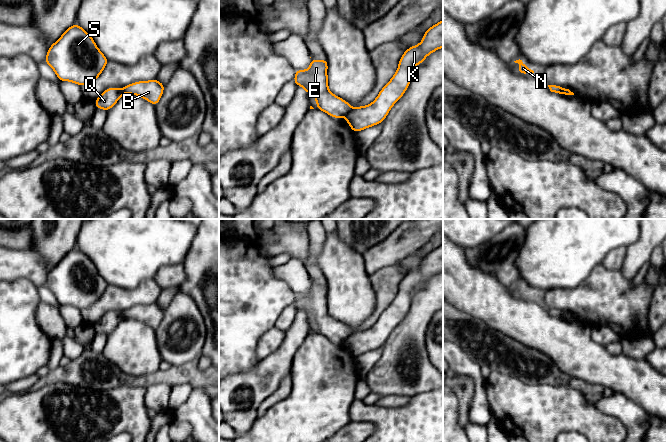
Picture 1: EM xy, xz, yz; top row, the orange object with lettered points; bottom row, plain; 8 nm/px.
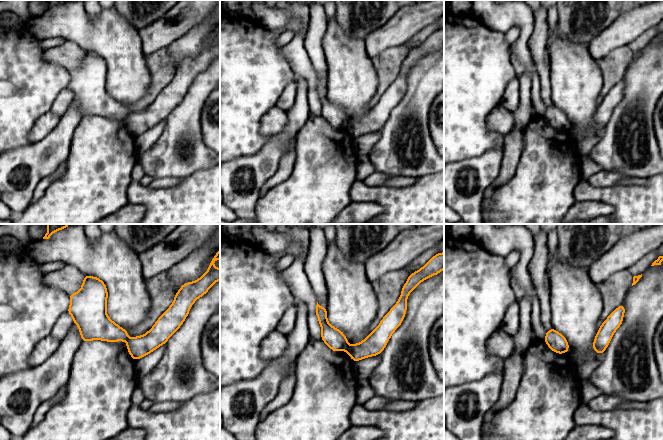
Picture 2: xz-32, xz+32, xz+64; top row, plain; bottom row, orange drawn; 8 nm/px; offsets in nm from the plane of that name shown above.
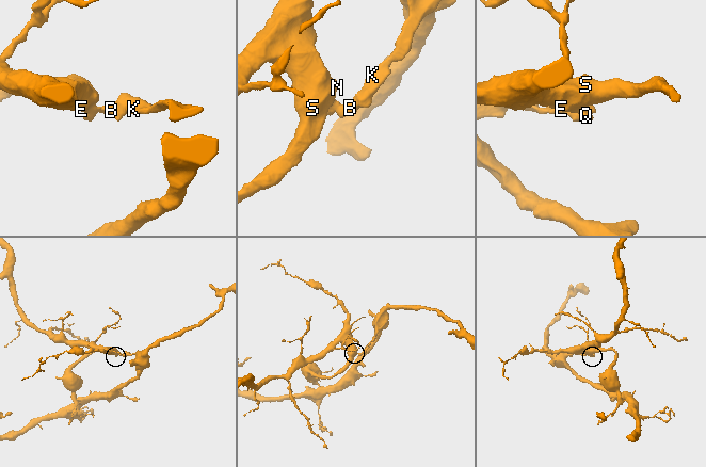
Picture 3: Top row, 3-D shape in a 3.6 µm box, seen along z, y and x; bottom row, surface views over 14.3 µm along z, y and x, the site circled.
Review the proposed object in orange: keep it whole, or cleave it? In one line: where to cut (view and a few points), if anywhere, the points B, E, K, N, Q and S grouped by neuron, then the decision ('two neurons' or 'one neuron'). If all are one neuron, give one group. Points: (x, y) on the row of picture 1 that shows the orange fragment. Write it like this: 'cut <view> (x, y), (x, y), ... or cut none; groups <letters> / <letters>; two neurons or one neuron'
cut xz (351, 108), (344, 115); groups B K / E N Q S; two neurons

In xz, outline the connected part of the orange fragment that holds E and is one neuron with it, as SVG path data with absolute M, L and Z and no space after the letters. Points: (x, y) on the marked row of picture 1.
M311 58L309 69L296 69L293 80L297 86L302 86L307 94L314 95L318 110L326 112L331 117L340 118L345 116L352 107L348 102L329 91L327 68L326 58L322 61Z

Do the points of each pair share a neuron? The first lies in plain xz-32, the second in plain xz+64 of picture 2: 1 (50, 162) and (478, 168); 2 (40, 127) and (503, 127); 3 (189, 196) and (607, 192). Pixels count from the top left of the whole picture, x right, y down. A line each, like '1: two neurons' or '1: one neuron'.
1: one neuron
2: one neuron
3: one neuron

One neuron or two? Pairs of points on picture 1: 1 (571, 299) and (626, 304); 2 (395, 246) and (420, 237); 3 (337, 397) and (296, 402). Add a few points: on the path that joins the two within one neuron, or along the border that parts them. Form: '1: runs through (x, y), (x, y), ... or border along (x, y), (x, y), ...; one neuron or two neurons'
1: runs through (585, 302), (612, 302); one neuron
2: runs through (401, 243), (408, 237), (414, 237); one neuron
3: runs through (327, 397), (322, 397), (317, 402), (306, 402); one neuron

